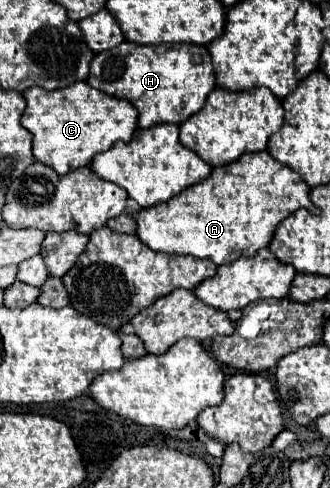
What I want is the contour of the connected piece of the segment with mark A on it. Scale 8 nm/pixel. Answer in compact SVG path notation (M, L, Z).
M267 151L245 153L235 163L213 167L205 181L187 187L169 201L141 209L137 213L137 235L153 251L191 255L197 259L211 259L215 265L225 265L239 257L255 257L259 249L269 247L277 225L297 209L311 205L309 191L311 187L301 179L299 173L273 159Z

